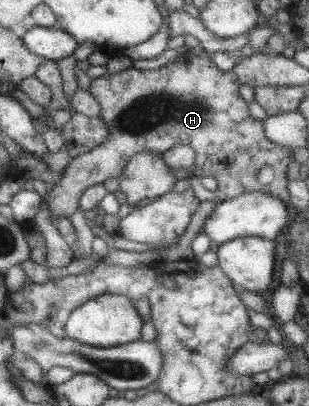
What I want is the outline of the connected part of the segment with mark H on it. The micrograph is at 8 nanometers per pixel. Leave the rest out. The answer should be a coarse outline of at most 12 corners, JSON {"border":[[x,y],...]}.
{"border":[[190,50],[90,83],[107,138],[48,187],[53,224],[139,151],[189,145],[215,197],[289,205],[292,150]]}

